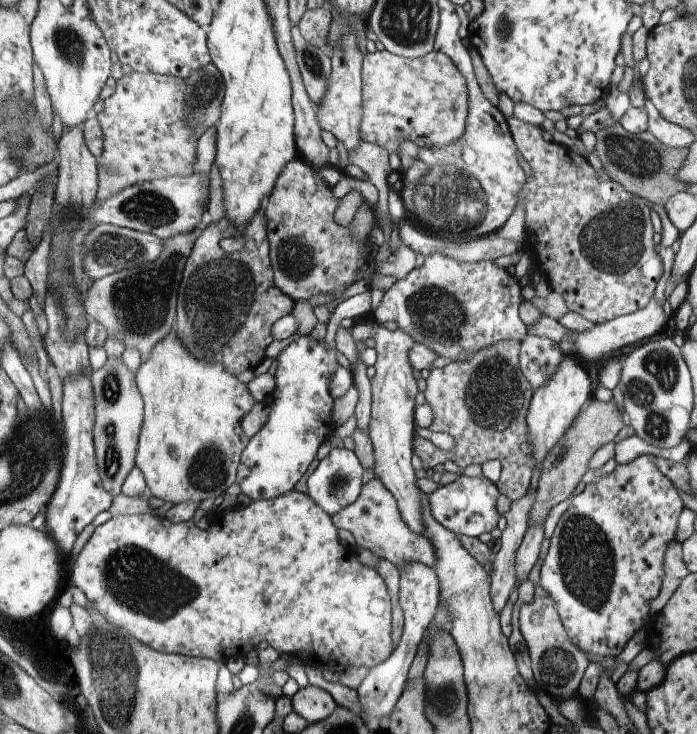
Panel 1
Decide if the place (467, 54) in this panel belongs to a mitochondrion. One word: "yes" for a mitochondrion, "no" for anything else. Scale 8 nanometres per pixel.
no

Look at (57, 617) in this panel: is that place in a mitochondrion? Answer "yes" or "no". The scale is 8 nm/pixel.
no

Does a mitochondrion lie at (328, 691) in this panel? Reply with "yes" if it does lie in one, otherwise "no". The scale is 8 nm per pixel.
no

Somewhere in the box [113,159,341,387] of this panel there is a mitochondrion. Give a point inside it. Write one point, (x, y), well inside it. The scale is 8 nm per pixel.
(205, 281)

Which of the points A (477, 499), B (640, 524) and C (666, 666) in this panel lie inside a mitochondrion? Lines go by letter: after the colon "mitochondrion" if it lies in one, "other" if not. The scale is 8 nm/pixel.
A: other
B: other
C: other

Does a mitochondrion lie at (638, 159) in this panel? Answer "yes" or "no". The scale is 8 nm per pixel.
yes

